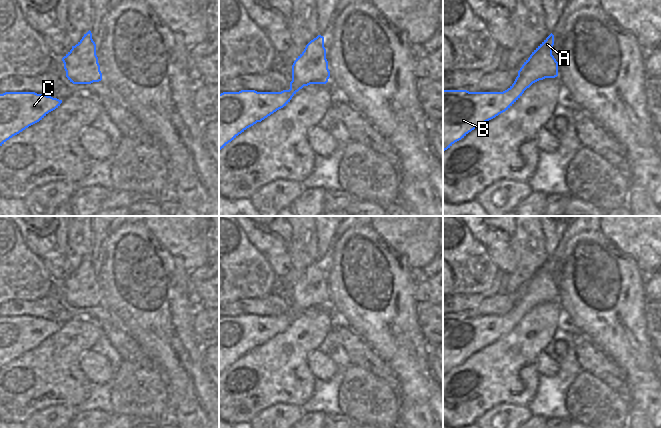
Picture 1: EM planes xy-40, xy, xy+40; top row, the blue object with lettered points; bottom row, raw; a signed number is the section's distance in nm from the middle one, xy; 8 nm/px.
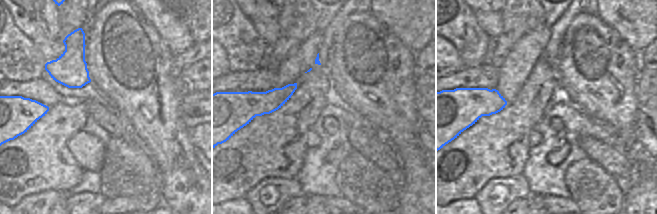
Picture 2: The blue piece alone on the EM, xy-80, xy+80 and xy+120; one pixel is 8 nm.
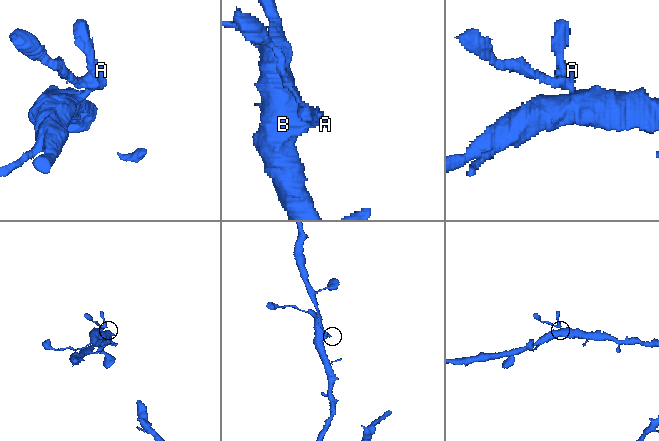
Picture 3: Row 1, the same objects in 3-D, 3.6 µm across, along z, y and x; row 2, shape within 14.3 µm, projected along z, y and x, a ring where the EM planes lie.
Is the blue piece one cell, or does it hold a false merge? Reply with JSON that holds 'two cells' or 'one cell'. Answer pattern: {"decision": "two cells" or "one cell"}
{"decision": "two cells"}

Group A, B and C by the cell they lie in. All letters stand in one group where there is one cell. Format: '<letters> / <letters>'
A / B C

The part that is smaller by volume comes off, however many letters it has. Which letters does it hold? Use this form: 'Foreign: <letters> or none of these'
Foreign: A

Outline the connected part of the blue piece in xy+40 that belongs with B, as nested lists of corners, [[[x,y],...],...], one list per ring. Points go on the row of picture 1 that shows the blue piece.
[[[517,76],[514,83],[503,92],[443,90],[443,151],[475,128],[508,110],[532,84],[531,80]]]

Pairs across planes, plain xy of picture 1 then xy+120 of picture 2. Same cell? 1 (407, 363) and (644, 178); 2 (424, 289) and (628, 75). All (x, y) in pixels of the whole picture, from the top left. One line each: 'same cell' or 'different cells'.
1: same cell
2: different cells

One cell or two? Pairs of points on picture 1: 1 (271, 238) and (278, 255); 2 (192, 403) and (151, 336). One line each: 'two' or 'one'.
1: two
2: one

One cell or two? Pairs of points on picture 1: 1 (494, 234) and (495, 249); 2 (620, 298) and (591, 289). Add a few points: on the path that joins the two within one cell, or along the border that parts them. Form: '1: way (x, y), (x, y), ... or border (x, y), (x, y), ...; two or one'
1: border (509, 241), (493, 241), (486, 247); two
2: way (614, 294), (606, 294), (599, 289); one

